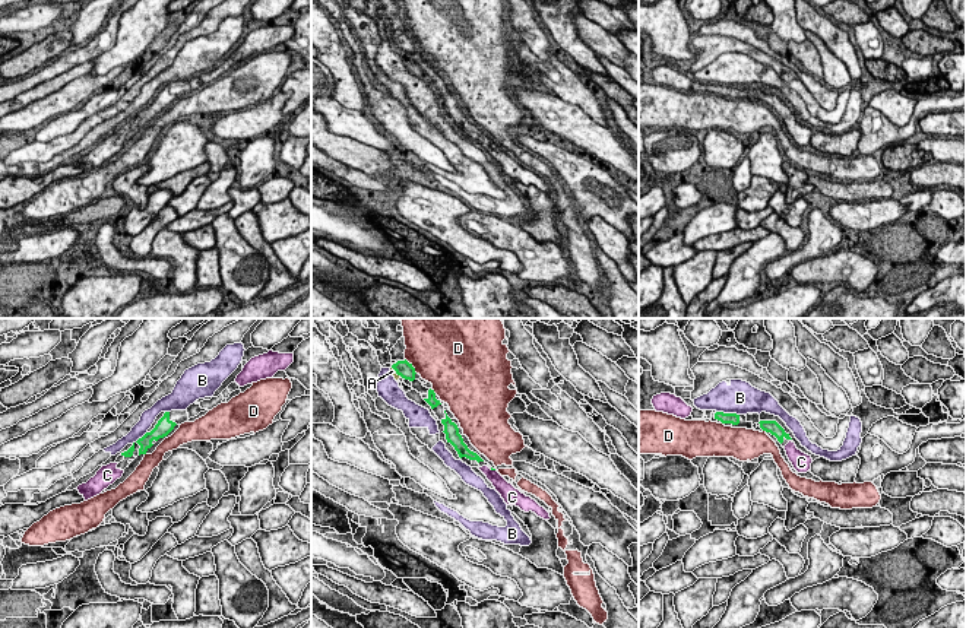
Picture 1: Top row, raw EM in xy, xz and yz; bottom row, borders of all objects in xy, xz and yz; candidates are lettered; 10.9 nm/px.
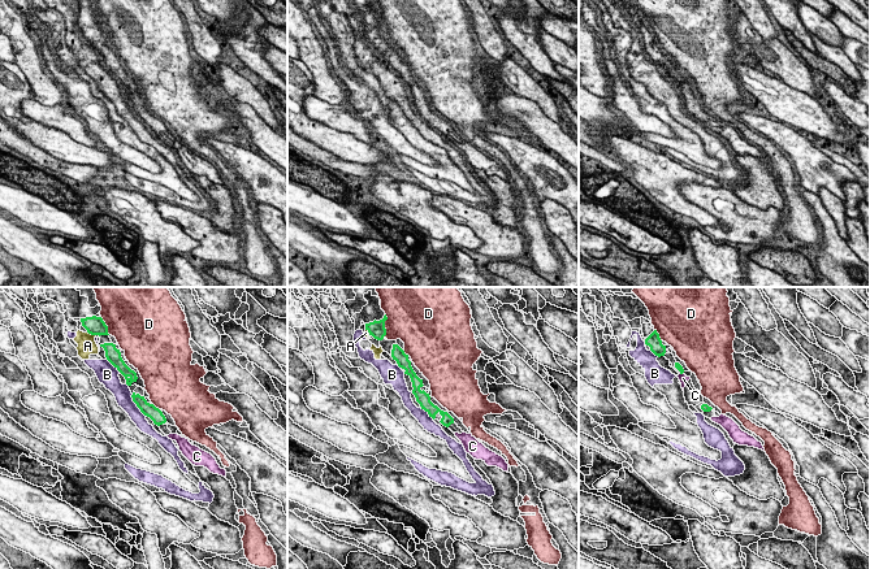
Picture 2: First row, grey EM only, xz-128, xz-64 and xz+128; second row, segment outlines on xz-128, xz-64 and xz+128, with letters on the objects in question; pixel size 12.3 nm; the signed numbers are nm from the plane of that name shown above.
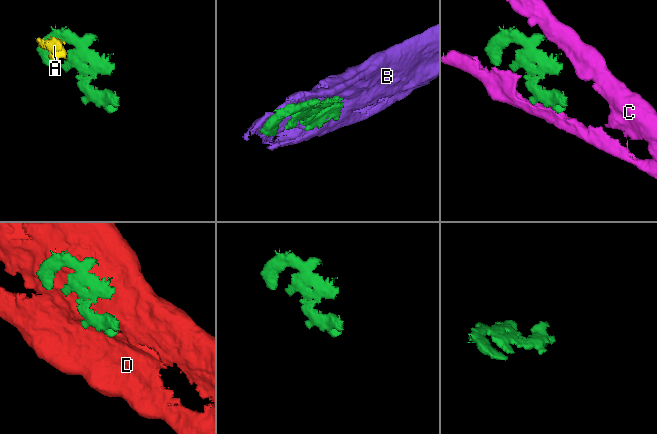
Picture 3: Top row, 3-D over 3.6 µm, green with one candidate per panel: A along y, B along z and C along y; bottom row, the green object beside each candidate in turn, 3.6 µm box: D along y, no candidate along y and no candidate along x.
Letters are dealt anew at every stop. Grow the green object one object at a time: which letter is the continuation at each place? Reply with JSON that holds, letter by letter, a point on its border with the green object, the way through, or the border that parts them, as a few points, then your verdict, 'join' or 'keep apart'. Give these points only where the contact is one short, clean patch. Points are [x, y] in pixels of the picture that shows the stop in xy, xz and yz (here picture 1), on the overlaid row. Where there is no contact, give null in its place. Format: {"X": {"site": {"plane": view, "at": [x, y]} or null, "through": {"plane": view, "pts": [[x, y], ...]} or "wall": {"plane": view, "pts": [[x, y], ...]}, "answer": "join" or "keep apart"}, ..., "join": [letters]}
{"A": {"site": {"plane": "xz", "at": [396, 373]}, "wall": {"plane": "xz", "pts": [[392, 367], [401, 376]]}, "answer": "keep apart"}, "B": {"site": {"plane": "yz", "at": [728, 414]}, "answer": "keep apart"}, "C": {"site": {"plane": "xz", "at": [493, 469]}, "answer": "join"}, "D": {"site": {"plane": "xz", "at": [411, 365]}, "answer": "keep apart"}, "join": ["C"]}

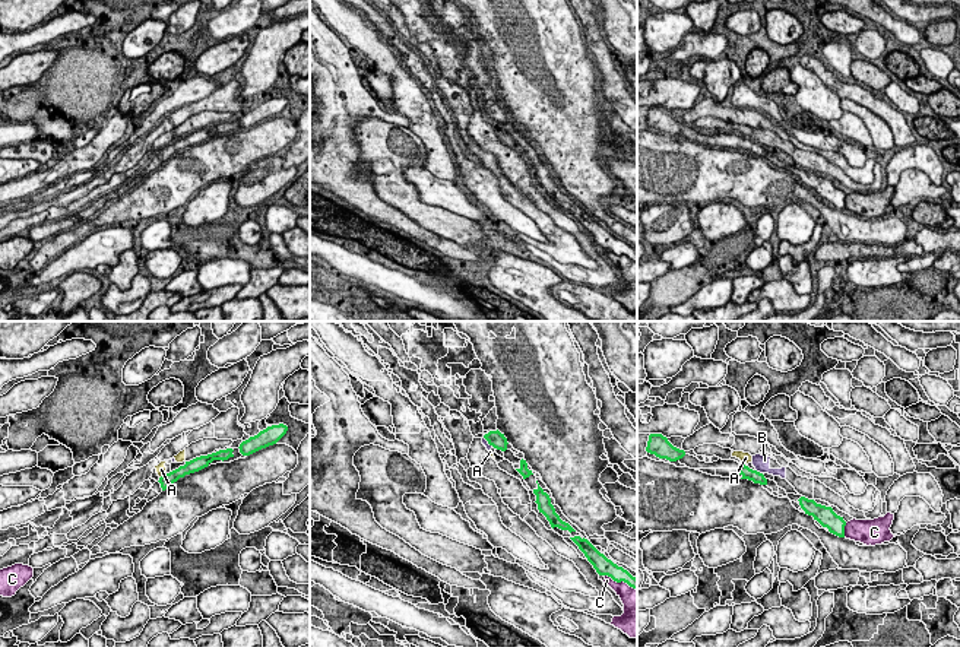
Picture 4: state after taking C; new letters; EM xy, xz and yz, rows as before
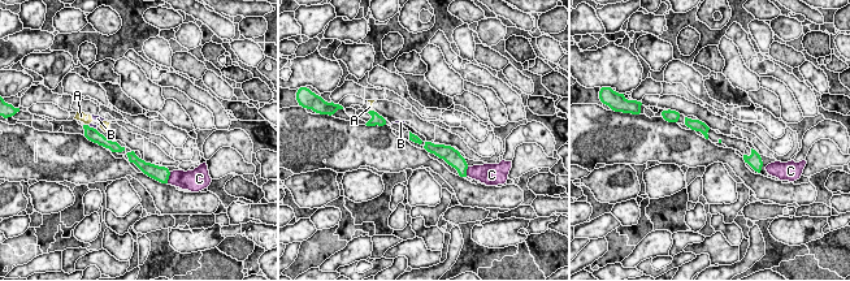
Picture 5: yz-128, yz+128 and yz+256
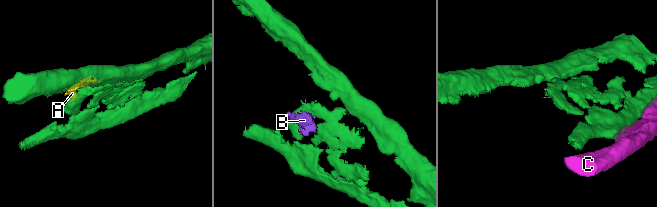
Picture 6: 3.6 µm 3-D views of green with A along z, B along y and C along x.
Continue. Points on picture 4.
{"A": {"site": {"plane": "xy", "at": [164, 475]}, "answer": "keep apart"}, "B": {"site": {"plane": "yz", "at": [759, 472]}, "wall": {"plane": "yz", "pts": [[756, 469], [762, 473]]}, "answer": "keep apart"}, "C": {"site": {"plane": "yz", "at": [843, 530]}, "answer": "keep apart"}, "join": []}

